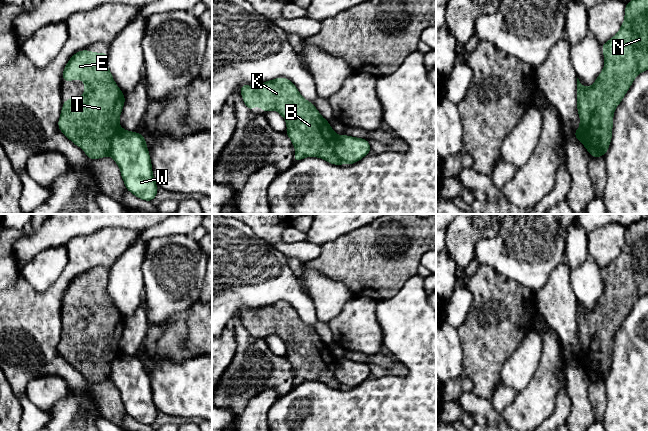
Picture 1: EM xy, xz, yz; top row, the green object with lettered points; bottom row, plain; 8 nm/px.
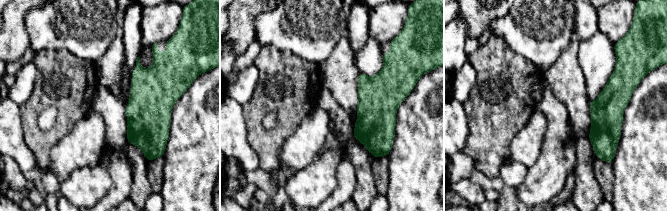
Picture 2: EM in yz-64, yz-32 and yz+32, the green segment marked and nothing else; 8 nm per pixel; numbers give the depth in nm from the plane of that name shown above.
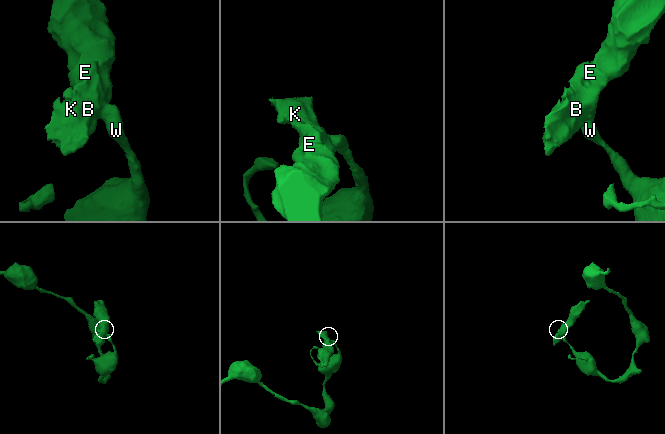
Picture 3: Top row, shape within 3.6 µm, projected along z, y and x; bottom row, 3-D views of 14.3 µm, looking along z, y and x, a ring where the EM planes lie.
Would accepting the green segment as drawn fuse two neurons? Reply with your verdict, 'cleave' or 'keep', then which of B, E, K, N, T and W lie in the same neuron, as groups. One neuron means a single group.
cleave; B E K N T / W

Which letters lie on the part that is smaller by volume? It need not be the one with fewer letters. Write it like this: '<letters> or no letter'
B, E, K, N, T

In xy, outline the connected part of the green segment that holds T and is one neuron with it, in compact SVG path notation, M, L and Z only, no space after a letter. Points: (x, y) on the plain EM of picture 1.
M87 273L79 275L70 282L62 297L64 307L82 303L85 315L81 322L73 319L70 324L63 326L58 351L68 363L85 375L89 383L110 379L111 364L120 353L119 341L125 326L125 320L107 291L107 283L107 277L95 277Z

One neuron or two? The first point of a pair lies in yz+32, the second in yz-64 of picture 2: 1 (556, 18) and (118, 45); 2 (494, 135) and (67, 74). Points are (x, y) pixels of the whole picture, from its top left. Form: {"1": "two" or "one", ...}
{"1": "two", "2": "one"}

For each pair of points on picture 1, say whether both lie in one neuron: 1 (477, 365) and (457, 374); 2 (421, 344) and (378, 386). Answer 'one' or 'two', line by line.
1: two
2: one

